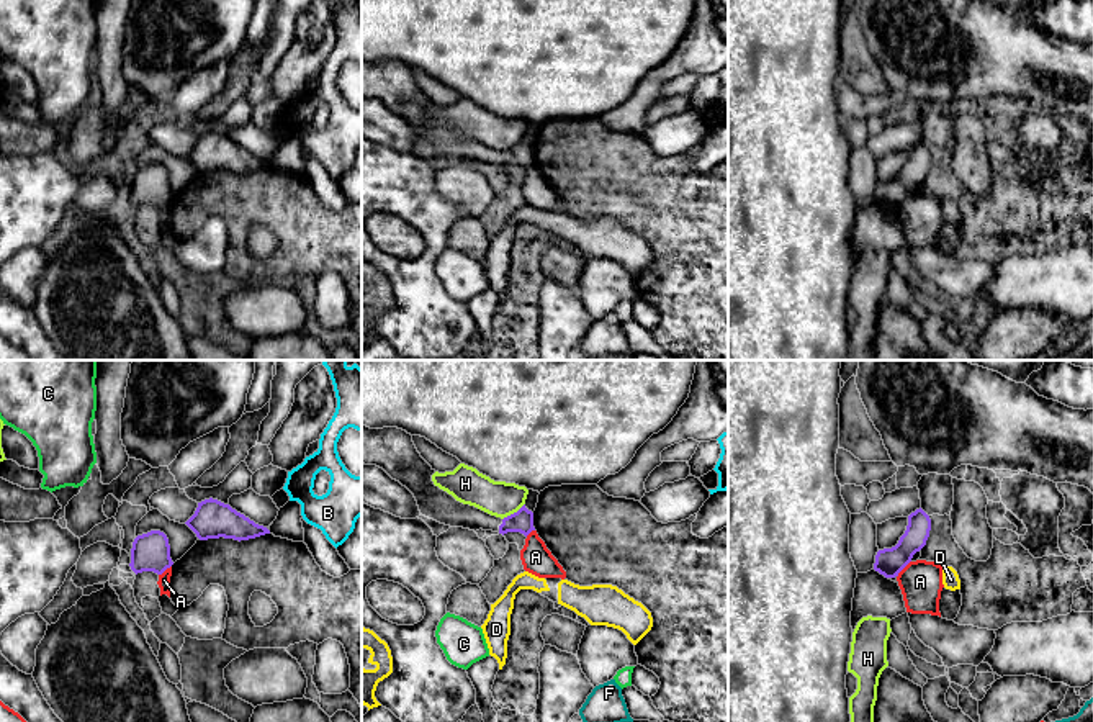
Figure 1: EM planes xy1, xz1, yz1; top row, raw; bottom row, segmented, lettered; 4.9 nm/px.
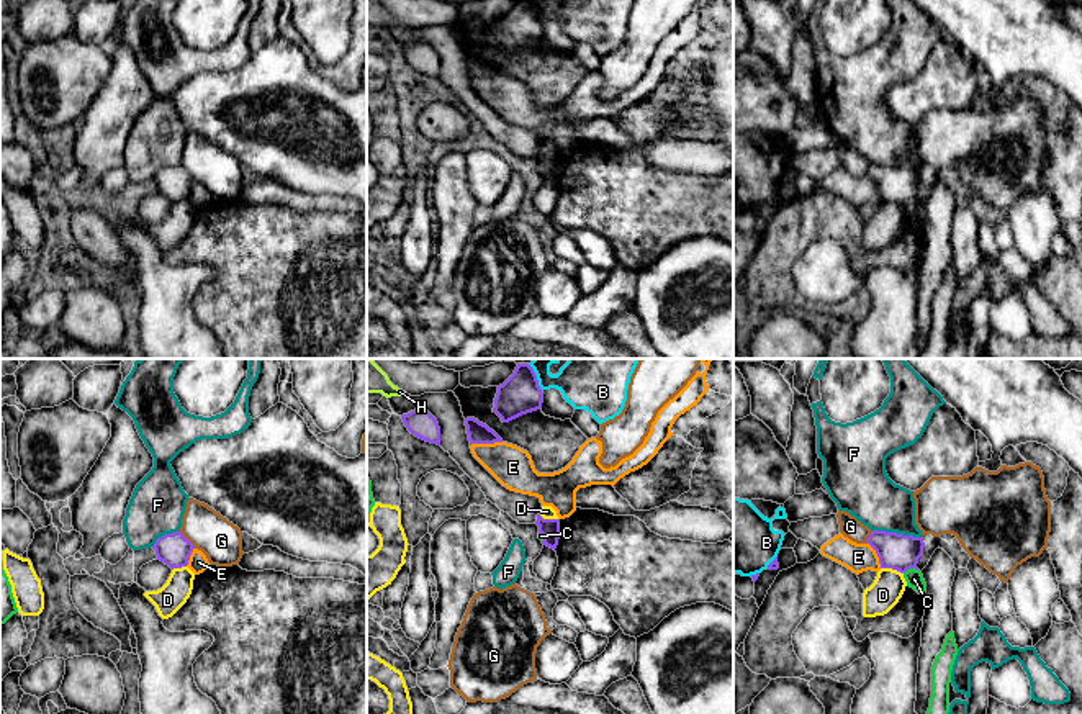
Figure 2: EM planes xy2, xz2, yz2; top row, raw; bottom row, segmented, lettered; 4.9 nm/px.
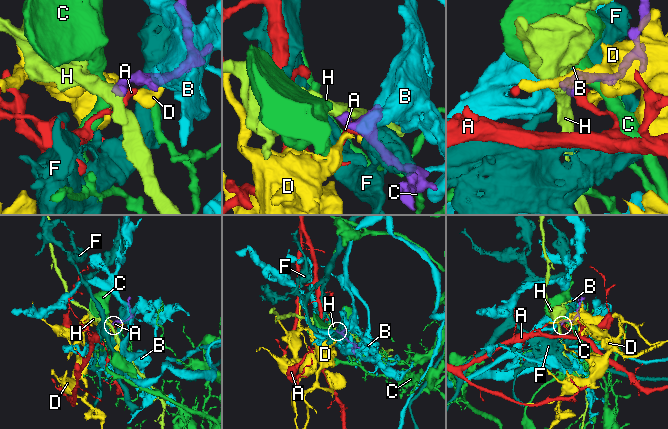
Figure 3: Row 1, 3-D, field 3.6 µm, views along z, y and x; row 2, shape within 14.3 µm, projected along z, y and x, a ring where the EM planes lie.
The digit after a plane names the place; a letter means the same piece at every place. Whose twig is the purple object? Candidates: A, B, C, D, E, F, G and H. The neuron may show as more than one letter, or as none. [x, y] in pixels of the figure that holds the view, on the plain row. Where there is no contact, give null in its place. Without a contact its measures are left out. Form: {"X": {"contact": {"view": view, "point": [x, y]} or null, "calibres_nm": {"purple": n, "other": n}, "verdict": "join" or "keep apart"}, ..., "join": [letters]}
{"A": {"contact": {"view": "yz1", "point": [904, 200]}, "calibres_nm": {"purple": 140, "other": 200}, "verdict": "keep apart"}, "B": {"contact": {"view": "xz2", "point": [536, 12]}, "calibres_nm": {"purple": 190, "other": 200}, "verdict": "keep apart"}, "C": {"contact": {"view": "yz2", "point": [910, 200]}, "calibres_nm": {"purple": 180, "other": 90}, "verdict": "keep apart"}, "D": {"contact": {"view": "xz2", "point": [545, 153]}, "calibres_nm": {"purple": 100, "other": 60}, "verdict": "keep apart"}, "E": {"contact": {"view": "xz2", "point": [485, 76]}, "calibres_nm": {"purple": 110, "other": 200}, "verdict": "keep apart"}, "F": {"contact": {"view": "yz2", "point": [896, 166]}, "calibres_nm": {"purple": 180, "other": 260}, "verdict": "keep apart"}, "G": {"contact": {"view": "xy2", "point": [187, 172]}, "calibres_nm": {"purple": 160, "other": 200}, "verdict": "keep apart"}, "H": {"contact": {"view": "xz1", "point": [514, 146]}, "calibres_nm": {"purple": 110, "other": 180}, "verdict": "keep apart"}, "join": []}

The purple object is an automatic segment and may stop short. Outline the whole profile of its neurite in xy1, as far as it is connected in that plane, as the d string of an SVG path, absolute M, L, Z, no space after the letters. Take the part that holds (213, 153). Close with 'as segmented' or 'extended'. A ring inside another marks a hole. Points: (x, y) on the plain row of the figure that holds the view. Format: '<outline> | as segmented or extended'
M213 131L198 136L195 147L185 157L200 174L224 170L241 175L270 167L267 160Z | as segmented

